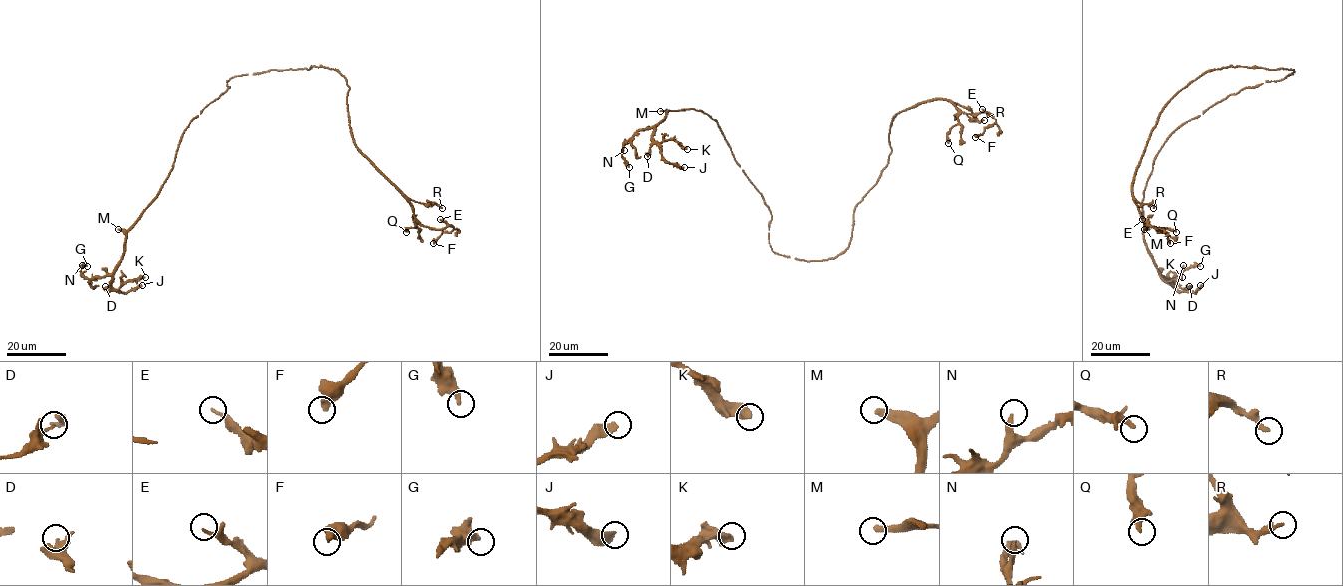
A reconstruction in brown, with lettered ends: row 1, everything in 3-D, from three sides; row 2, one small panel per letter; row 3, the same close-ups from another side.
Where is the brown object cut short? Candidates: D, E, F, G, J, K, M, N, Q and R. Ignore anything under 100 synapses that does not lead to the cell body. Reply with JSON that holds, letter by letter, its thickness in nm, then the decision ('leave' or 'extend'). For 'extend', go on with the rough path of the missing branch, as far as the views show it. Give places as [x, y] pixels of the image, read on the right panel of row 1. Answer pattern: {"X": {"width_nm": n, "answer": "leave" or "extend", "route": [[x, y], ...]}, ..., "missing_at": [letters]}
{"D": {"width_nm": 220, "answer": "leave"}, "E": {"width_nm": 160, "answer": "leave"}, "F": {"width_nm": 460, "answer": "leave"}, "G": {"width_nm": 260, "answer": "leave"}, "J": {"width_nm": 420, "answer": "leave"}, "K": {"width_nm": 480, "answer": "leave"}, "M": {"width_nm": 360, "answer": "leave"}, "N": {"width_nm": 200, "answer": "leave"}, "Q": {"width_nm": 200, "answer": "leave"}, "R": {"width_nm": 240, "answer": "leave"}, "missing_at": []}

